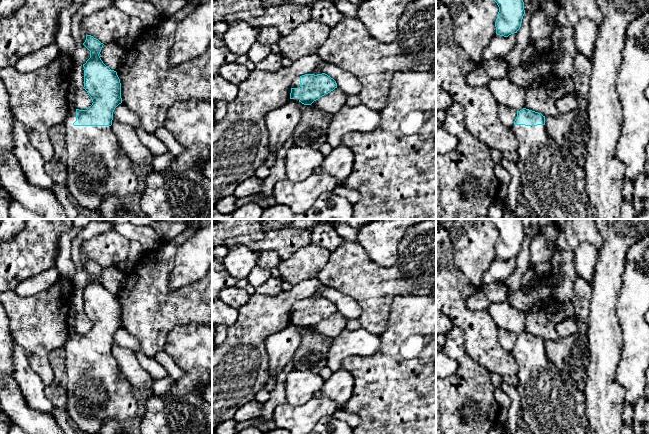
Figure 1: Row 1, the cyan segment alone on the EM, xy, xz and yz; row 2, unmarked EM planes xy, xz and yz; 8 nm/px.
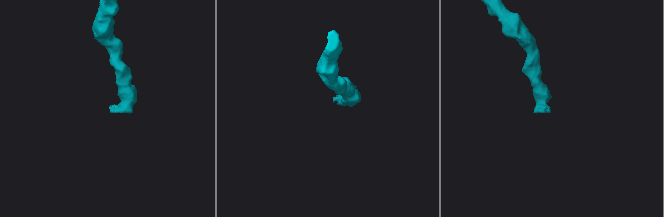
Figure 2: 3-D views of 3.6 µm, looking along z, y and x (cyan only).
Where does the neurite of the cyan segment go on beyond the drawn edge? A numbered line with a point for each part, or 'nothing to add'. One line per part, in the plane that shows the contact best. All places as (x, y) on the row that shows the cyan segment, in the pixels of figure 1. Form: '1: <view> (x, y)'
1: xy (97, 166)

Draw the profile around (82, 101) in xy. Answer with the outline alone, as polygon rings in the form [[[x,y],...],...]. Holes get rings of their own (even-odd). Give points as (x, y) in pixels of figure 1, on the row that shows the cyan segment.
[[[84,88],[77,89],[74,96],[74,107],[79,110],[87,110],[92,105],[92,99]]]

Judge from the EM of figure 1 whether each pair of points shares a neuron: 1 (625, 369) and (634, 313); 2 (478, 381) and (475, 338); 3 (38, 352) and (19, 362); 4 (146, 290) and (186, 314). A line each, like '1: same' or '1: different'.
1: same
2: different
3: different
4: same

